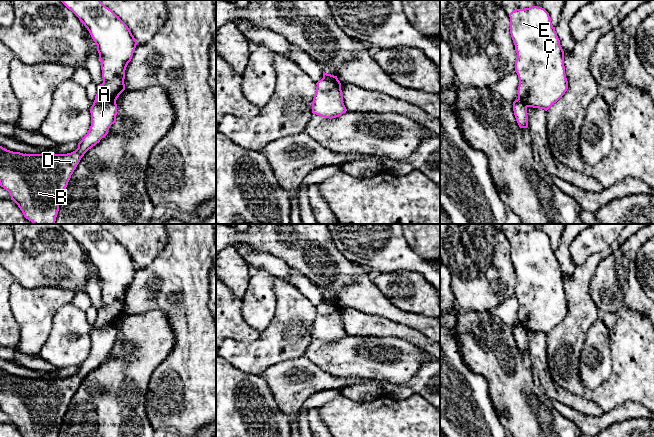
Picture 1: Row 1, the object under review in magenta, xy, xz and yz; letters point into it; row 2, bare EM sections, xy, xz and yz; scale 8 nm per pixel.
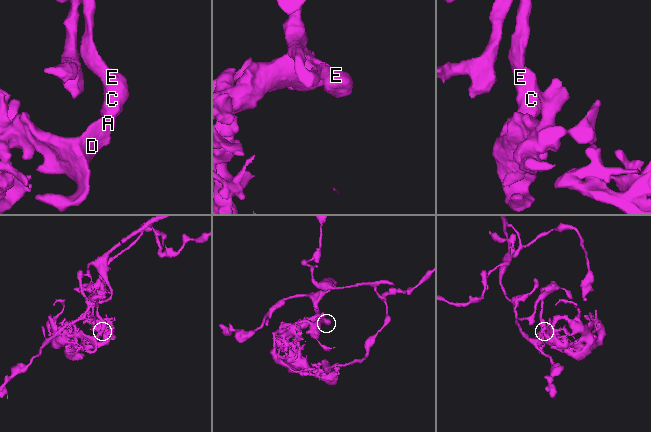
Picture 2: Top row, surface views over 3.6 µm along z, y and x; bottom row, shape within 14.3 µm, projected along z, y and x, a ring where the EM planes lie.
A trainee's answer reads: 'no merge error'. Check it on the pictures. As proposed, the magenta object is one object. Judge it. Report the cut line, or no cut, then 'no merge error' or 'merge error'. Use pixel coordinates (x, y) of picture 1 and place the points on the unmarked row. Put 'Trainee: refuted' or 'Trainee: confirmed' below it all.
cut in xy along (115, 324), (93, 328); merge error
Trainee: refuted

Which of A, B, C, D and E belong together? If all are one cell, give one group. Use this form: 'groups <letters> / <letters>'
groups A B D / C E

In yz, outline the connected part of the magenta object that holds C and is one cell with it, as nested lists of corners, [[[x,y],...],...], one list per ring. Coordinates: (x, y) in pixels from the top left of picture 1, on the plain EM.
[[[542,231],[516,233],[509,238],[510,258],[517,283],[518,322],[527,330],[547,335],[567,315],[564,275]]]

